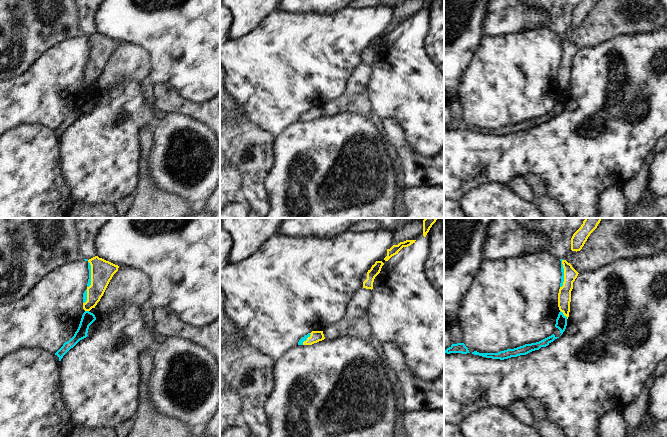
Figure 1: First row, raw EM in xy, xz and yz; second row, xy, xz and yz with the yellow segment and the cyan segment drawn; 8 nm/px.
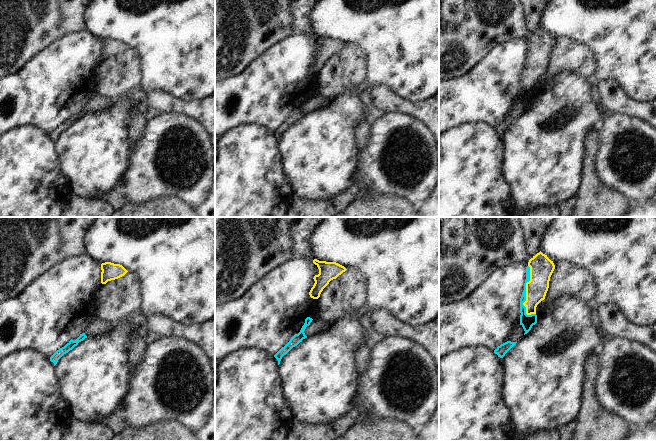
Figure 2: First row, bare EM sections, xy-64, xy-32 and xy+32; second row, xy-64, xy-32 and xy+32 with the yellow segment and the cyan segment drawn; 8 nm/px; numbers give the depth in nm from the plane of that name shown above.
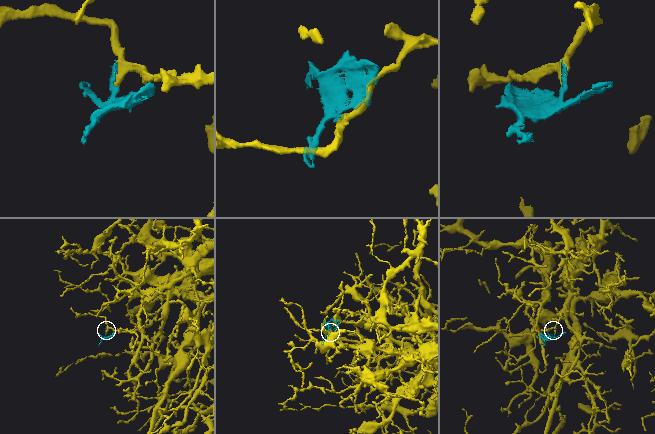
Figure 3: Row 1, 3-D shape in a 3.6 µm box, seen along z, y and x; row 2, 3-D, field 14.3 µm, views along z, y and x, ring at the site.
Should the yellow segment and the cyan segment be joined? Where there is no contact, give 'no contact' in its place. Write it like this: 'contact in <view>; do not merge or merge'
contact in yz; merge

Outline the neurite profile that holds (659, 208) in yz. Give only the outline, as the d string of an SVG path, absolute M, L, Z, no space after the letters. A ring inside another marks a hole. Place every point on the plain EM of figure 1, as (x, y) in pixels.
M667 196L659 197L650 206L643 206L639 202L632 218L659 218L662 215L667 215Z

